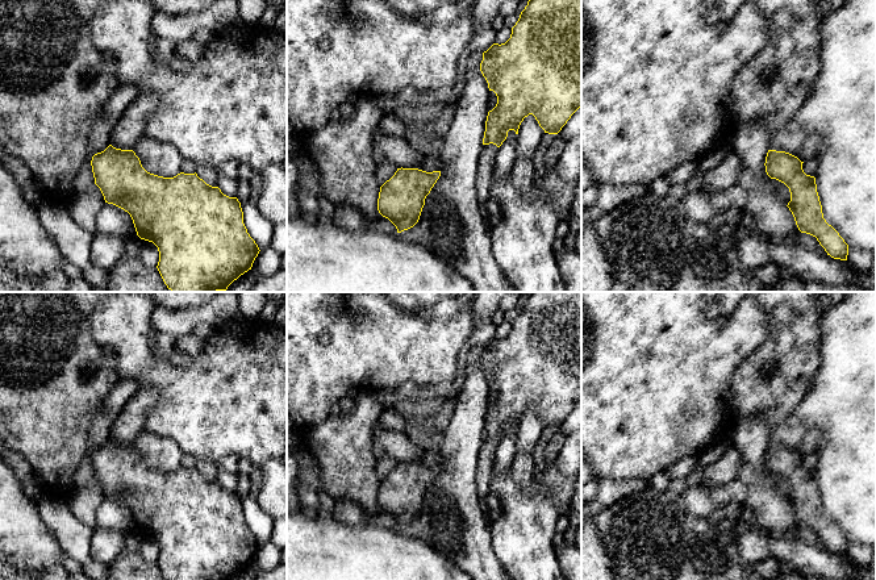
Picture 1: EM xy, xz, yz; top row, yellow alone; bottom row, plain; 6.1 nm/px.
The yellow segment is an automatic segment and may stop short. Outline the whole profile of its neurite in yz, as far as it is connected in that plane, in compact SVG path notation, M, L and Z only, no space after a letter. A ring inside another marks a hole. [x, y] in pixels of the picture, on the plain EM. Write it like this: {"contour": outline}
{"contour": "M768 445L764 460L771 473L789 483L791 496L787 501L798 525L815 531L831 552L847 555L848 539L823 513L815 472L804 467L802 458L789 447Z"}

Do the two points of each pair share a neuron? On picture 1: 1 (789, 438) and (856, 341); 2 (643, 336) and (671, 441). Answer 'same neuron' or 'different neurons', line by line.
1: different neurons
2: same neuron

